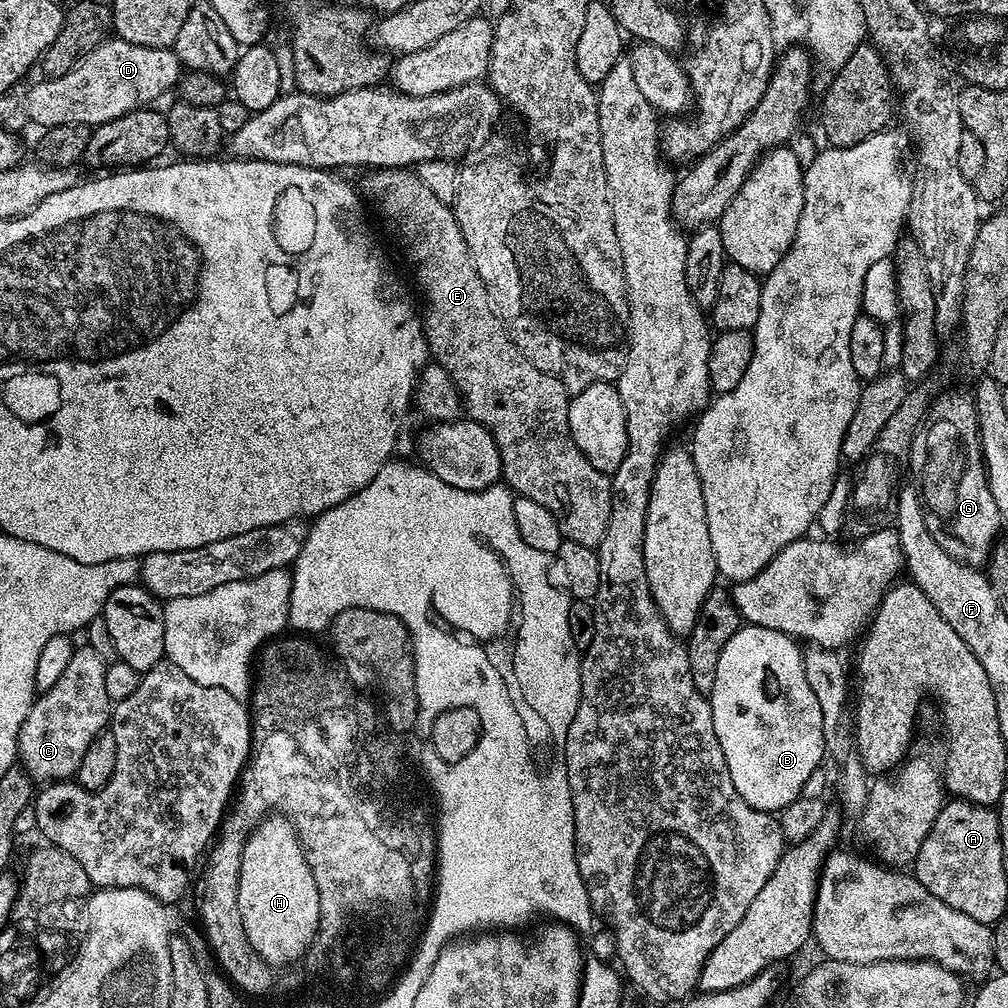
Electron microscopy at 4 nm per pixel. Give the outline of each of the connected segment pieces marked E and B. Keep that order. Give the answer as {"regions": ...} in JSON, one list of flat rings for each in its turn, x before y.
{"regions":[[[374,168,365,171,363,176,364,181,358,184,363,199,370,205,371,211,373,208,390,227,396,228,408,251,409,262,416,267,416,284,424,295,422,323,431,359,443,366,456,383,467,415,492,432,502,458,503,483,516,496,534,498,534,502,546,506,546,510,554,514,563,539,599,549,612,517,611,475,594,470,570,434,570,393,567,386,557,376,538,370,538,366,527,360,522,350,518,350,518,346,508,337,508,329,470,258,470,250,466,246,466,238,462,238,453,205,440,201,426,182,422,182,422,178,408,168]],[[744,624,734,638,726,642,722,658,718,658,718,675,714,677,710,703,714,734,718,734,718,746,722,746,722,754,726,754,726,766,730,770,734,790,738,790,750,806,780,814,801,797,800,791,802,786,806,786,806,778,821,767,820,759,826,756,822,710,818,706,818,698,814,698,814,690,810,690,810,682,806,682,801,645,785,632,757,624]]]}

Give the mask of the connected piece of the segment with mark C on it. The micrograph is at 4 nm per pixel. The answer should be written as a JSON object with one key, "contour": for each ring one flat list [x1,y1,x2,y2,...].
{"contour":[[77,647,58,682,33,699,16,747,19,763,33,781,71,781,82,766,82,754,86,754,90,742,109,727,114,701,106,694,107,669,106,661,98,658,92,648]]}

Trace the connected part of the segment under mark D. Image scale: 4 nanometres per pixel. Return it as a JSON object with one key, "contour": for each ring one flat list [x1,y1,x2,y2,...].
{"contour":[[106,38,93,52,87,52,80,62,61,76,40,78,26,96,26,111,29,121,41,124,47,130,54,126,67,124,86,124,95,126,122,118,122,114,135,112,136,109,155,105,159,96,175,89,182,79,182,65,172,48,147,48,137,44,128,44,119,38]]}

